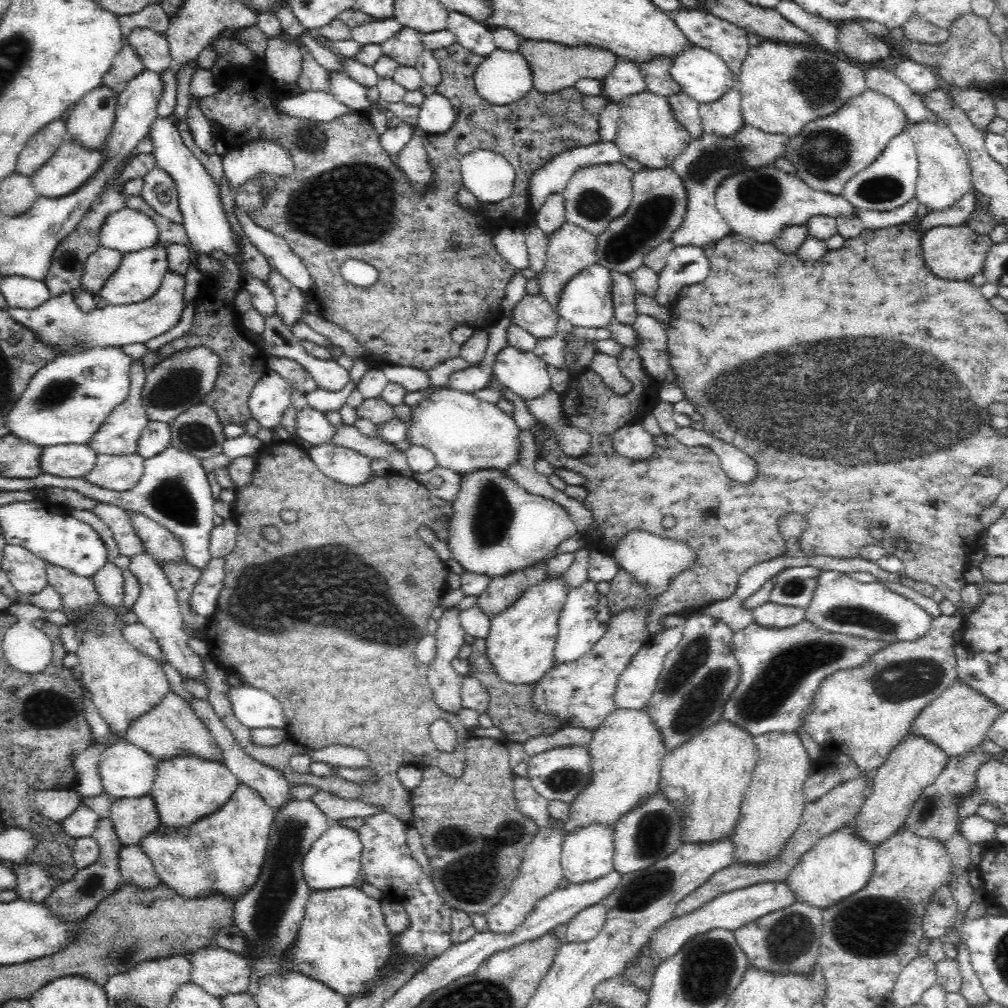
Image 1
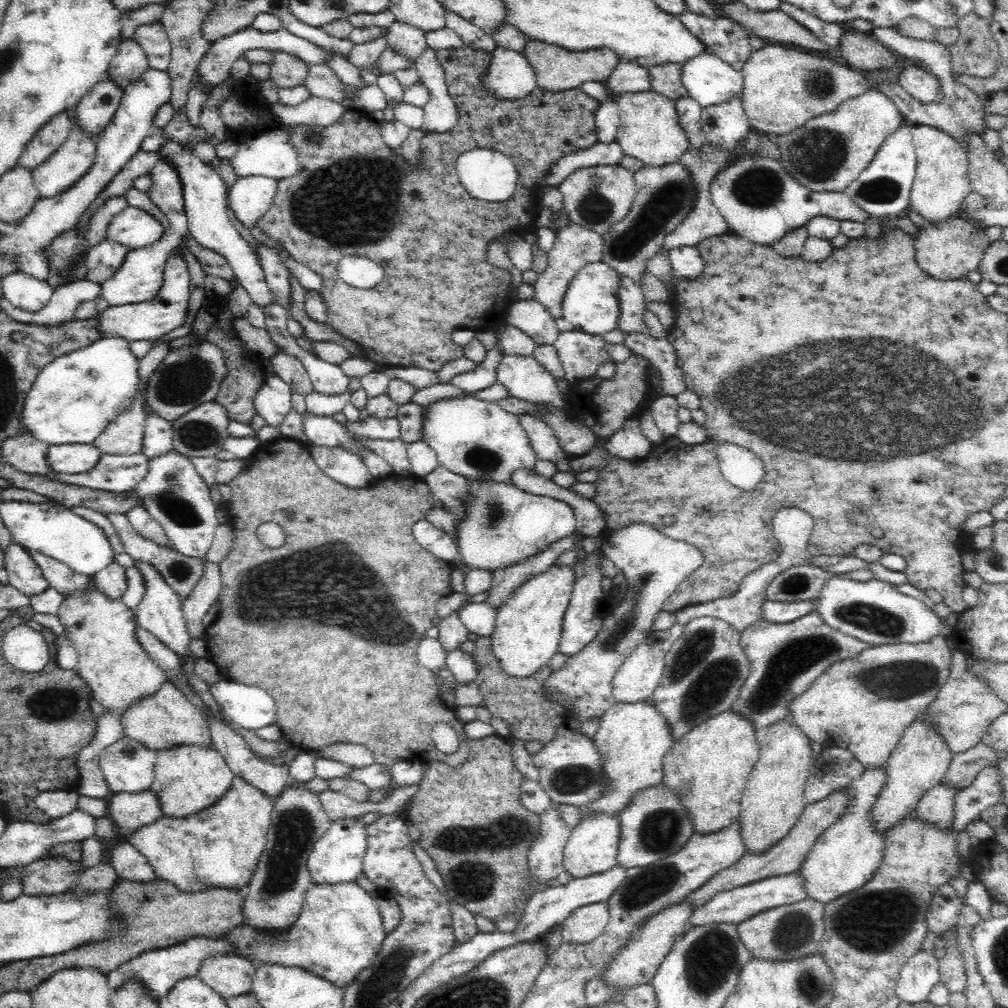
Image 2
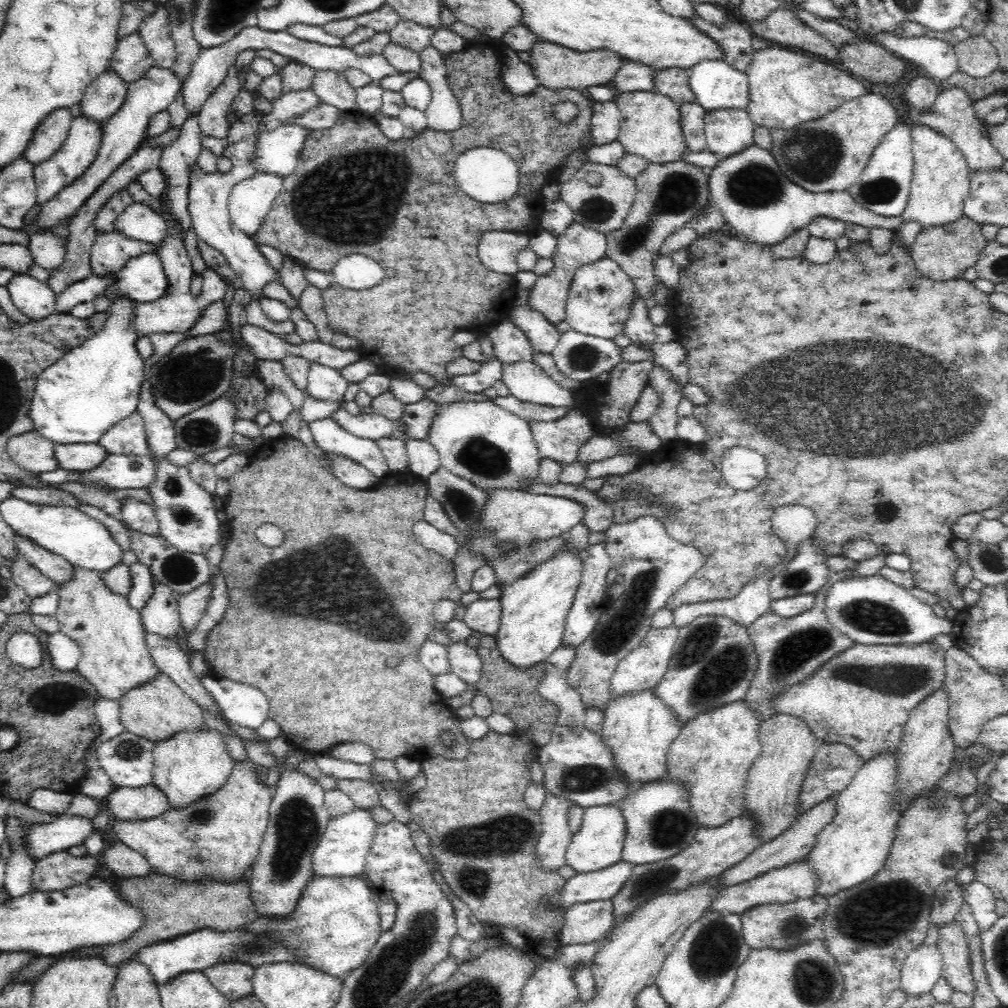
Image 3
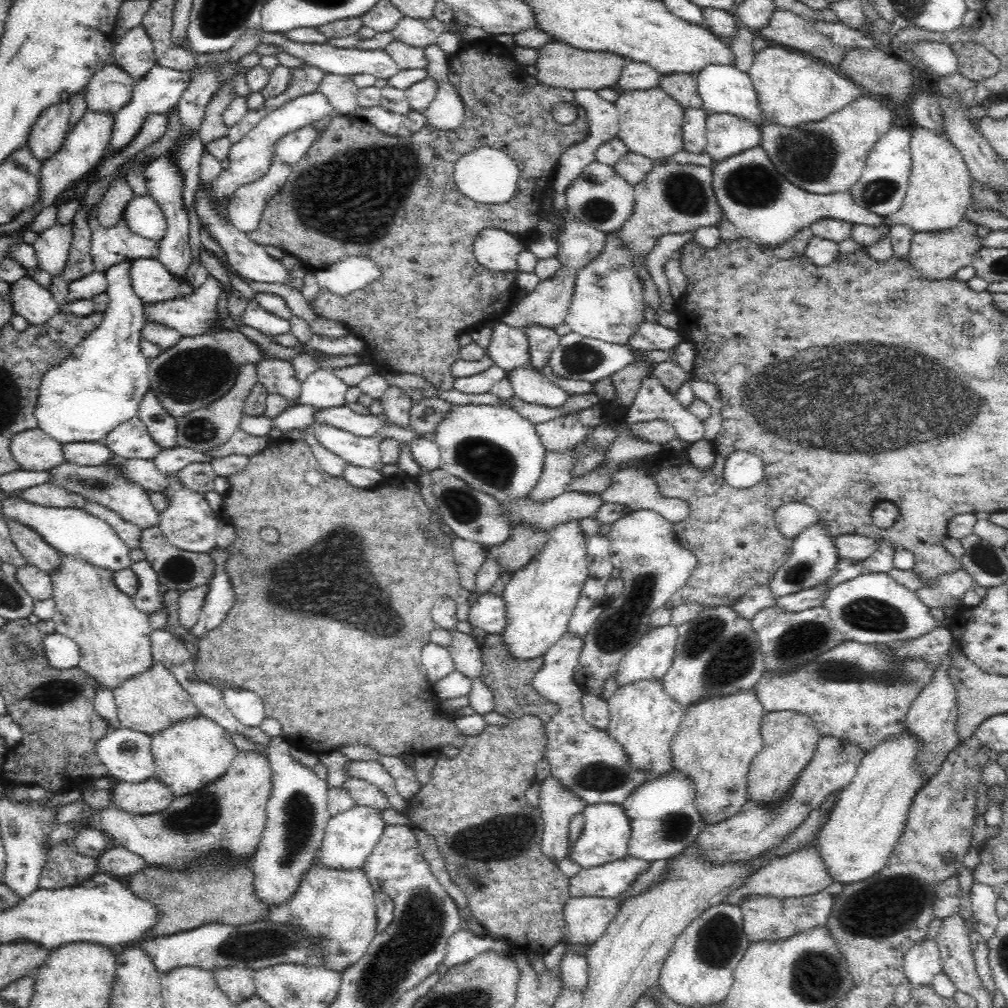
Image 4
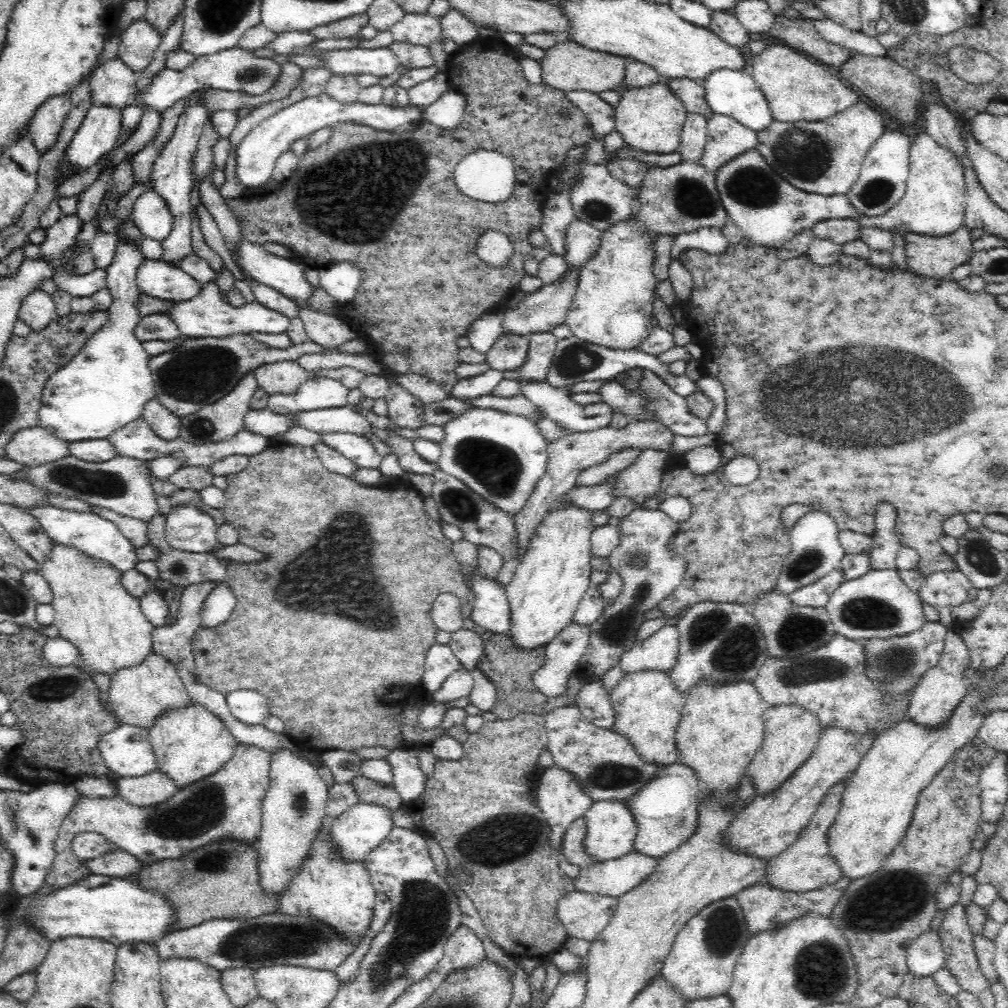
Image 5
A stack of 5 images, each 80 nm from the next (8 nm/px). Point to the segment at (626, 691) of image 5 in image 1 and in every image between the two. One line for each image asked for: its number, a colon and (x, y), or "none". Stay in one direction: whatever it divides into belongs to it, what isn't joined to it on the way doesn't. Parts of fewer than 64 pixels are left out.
1: (626, 749)
2: (633, 738)
3: (638, 729)
4: (644, 718)

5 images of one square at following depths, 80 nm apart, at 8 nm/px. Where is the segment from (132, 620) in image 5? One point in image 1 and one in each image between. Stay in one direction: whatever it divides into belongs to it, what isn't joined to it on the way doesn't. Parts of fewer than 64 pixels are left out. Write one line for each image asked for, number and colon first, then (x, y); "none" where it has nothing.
1: (124, 683)
2: (111, 660)
3: (115, 657)
4: (113, 636)

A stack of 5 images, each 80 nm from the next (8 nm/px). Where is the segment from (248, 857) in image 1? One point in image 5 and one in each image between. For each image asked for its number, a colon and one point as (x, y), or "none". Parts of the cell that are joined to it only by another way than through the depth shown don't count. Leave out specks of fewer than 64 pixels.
2: (220, 846)
3: (218, 837)
4: (229, 813)
5: (227, 805)

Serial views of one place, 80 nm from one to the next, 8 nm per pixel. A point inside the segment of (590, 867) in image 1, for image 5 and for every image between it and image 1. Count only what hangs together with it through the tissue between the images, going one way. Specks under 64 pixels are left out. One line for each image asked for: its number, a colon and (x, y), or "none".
2: (593, 846)
3: (600, 840)
4: (606, 834)
5: (611, 830)

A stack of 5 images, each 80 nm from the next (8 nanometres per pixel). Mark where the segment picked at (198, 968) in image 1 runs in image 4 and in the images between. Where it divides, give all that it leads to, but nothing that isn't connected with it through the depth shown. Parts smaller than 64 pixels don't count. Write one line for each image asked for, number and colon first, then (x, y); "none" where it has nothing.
2: (230, 976)
3: (234, 980)
4: (237, 982)

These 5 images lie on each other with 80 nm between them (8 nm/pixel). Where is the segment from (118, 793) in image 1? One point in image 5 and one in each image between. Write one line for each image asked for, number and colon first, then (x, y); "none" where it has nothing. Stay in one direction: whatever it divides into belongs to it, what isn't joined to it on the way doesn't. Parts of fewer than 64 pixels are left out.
2: (128, 764)
3: (127, 759)
4: (126, 753)
5: (127, 751)

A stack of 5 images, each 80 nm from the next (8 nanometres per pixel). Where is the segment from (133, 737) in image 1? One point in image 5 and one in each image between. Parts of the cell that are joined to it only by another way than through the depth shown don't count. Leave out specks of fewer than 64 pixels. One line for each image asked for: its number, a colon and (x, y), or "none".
2: (166, 717)
3: (157, 709)
4: (148, 702)
5: (138, 694)

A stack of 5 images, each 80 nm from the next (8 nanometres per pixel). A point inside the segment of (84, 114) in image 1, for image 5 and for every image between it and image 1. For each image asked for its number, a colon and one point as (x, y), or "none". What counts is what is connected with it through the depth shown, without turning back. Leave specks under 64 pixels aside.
2: (96, 109)
3: (106, 93)
4: (108, 90)
5: (112, 83)

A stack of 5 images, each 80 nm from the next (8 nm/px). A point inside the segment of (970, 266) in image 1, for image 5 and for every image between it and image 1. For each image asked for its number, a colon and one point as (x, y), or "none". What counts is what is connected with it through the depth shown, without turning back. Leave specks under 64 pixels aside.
2: (948, 250)
3: (941, 253)
4: (937, 255)
5: (928, 256)

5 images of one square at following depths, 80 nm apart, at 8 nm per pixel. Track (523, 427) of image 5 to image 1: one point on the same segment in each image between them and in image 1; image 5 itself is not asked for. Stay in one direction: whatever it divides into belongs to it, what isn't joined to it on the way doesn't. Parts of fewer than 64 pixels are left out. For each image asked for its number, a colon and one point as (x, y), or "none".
1: (466, 434)
2: (477, 439)
3: (492, 448)
4: (495, 450)

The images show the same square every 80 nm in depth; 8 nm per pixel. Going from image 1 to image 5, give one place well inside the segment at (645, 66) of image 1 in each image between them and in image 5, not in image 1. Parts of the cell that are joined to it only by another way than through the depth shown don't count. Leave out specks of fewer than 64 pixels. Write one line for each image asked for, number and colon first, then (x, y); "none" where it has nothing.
2: (666, 79)
3: (673, 82)
4: (682, 87)
5: (692, 94)

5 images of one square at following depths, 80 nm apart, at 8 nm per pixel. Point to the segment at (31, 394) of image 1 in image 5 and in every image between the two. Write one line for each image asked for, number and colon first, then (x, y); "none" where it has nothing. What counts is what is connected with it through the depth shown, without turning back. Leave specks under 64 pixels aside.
2: (73, 400)
3: (76, 401)
4: (100, 385)
5: (106, 386)

